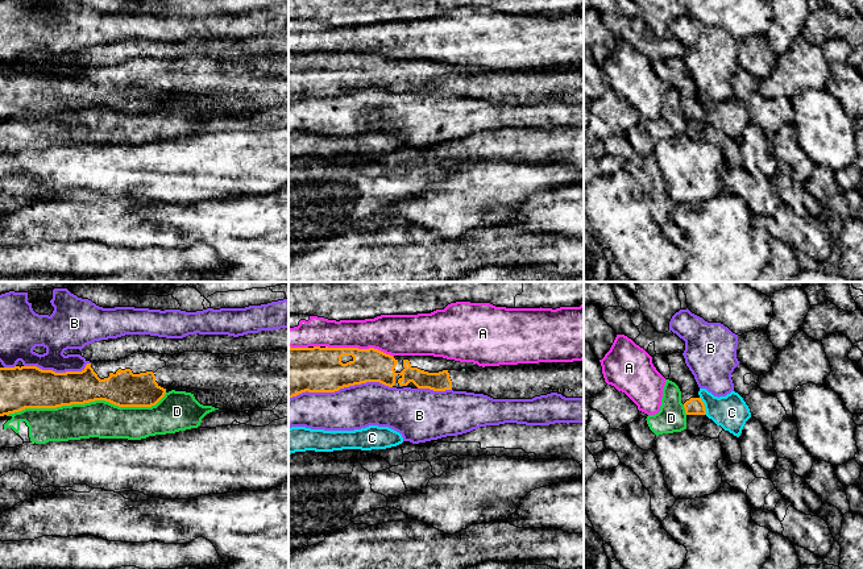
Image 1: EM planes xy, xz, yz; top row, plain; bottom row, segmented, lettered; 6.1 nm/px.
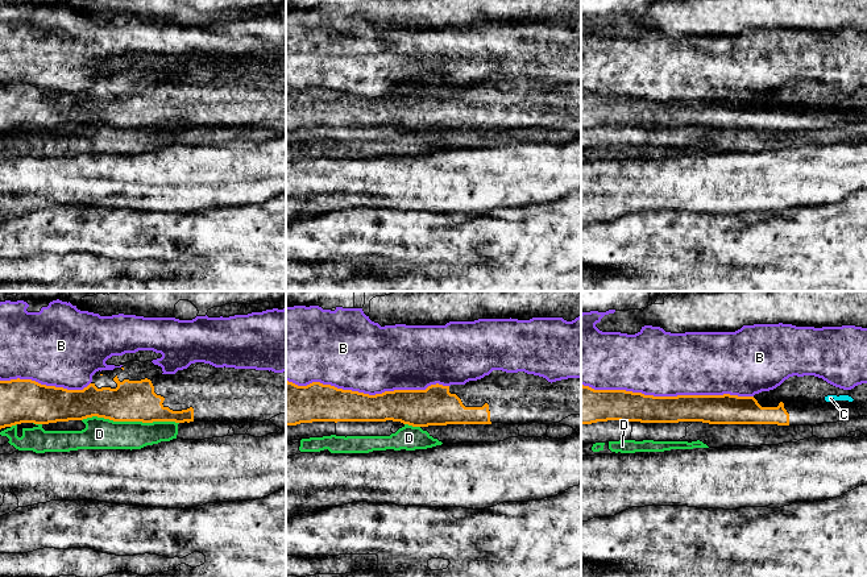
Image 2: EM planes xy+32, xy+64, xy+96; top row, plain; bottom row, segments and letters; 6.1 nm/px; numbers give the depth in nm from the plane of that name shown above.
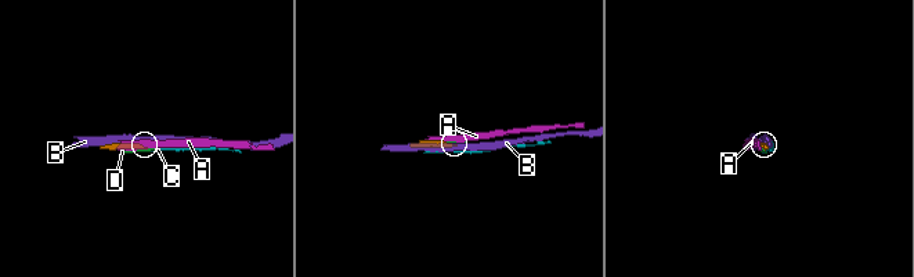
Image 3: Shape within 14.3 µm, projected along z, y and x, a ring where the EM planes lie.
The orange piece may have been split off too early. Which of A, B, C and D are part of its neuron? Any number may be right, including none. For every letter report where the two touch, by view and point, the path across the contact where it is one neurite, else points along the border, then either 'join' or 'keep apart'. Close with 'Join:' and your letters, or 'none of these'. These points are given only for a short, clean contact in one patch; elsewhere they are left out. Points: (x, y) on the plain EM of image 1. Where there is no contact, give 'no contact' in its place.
A: contact xz (360, 54); keep apart
B: contact xz (340, 92); keep apart
C: contact yz (704, 111); keep apart
D: contact xy (86, 107); keep apart
Join: none of these

